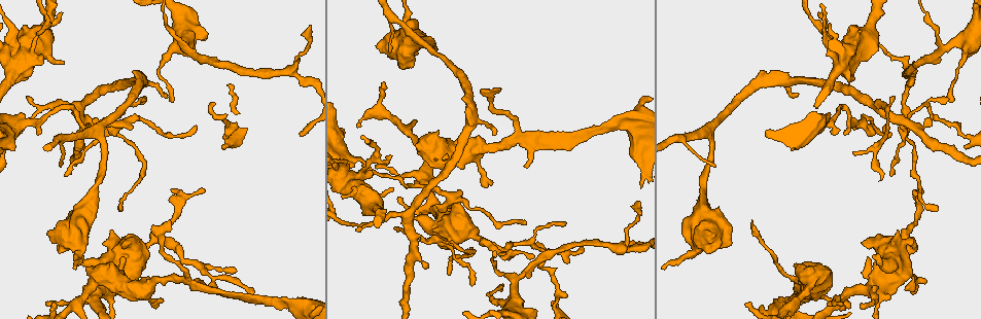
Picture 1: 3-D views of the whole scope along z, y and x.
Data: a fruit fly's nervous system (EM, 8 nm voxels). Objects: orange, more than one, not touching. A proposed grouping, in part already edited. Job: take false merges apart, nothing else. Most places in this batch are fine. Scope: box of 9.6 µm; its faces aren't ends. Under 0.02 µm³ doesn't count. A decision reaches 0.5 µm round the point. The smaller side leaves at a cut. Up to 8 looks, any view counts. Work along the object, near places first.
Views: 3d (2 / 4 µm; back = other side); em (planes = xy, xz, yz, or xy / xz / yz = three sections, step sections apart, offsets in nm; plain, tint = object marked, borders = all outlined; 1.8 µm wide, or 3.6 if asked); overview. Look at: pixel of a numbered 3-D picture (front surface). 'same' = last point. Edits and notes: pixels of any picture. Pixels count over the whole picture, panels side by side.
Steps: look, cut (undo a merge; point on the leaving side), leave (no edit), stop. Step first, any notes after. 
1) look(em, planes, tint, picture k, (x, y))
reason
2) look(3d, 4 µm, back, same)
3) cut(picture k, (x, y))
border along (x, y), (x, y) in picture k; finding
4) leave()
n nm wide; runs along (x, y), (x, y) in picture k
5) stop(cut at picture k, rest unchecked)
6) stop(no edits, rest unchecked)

look(em, 3.6 µm, planes, tint, picture 1, (364, 164))
sudden change in width

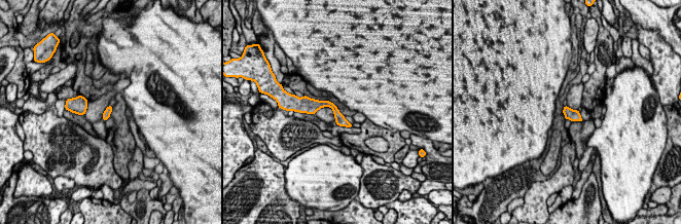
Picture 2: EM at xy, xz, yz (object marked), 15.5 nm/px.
leave()
runs along (309, 107), (329, 104), (346, 123) in picture 2; continuous, no second neuron

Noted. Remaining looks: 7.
look(em, 3.6 µm, planes, borders, picture 1, (343, 179))
a narrow waist

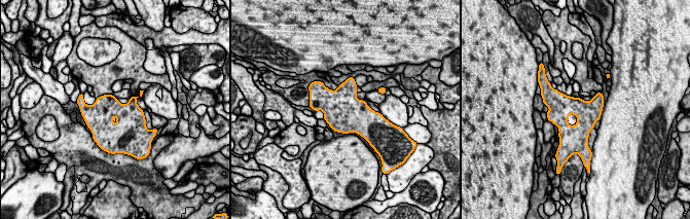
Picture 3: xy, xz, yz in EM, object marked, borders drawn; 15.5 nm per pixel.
leave()
all the same neuron

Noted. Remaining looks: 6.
look(em, xz, step 16, plain, picture 1, (903, 236))
small branch off a trunk

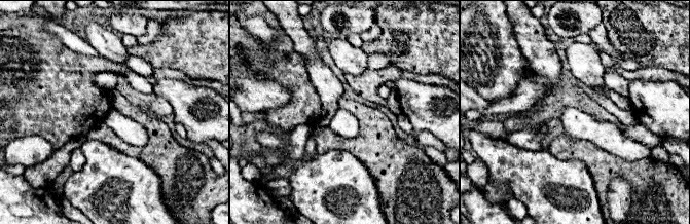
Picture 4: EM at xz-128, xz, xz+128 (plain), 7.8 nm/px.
look(em, xz, step 16, tint, same)

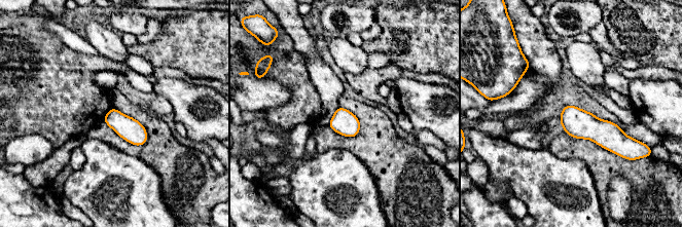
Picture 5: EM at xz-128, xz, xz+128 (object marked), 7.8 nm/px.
leave()
all the same neuron

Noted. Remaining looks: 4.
look(3d, 2 µm, picture 1, (213, 278))

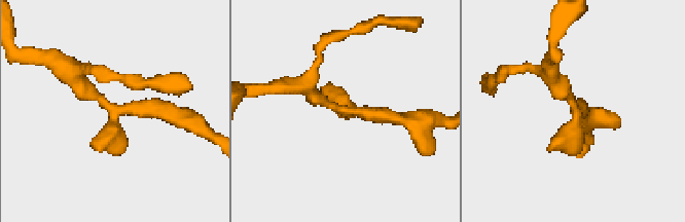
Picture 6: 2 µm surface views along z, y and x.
look(em, xy, step 16, tint, picture 6, (108, 104))
need the tissue

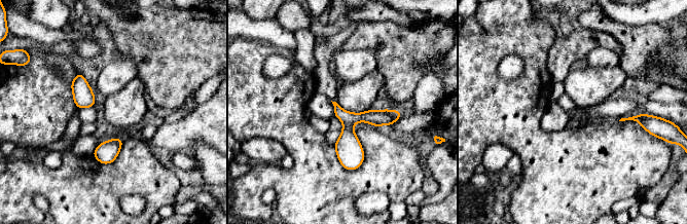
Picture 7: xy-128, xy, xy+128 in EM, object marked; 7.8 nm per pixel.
look(em, planes, tint, same)

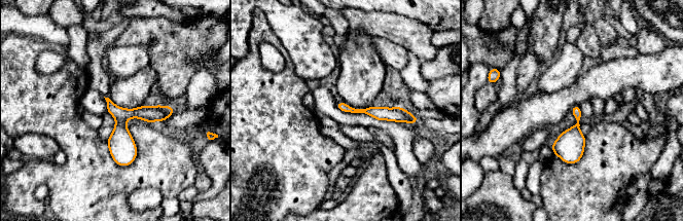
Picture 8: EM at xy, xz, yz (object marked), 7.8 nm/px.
leave()
all the same neuron

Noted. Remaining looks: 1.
stop(no edits, rest unchecked)

